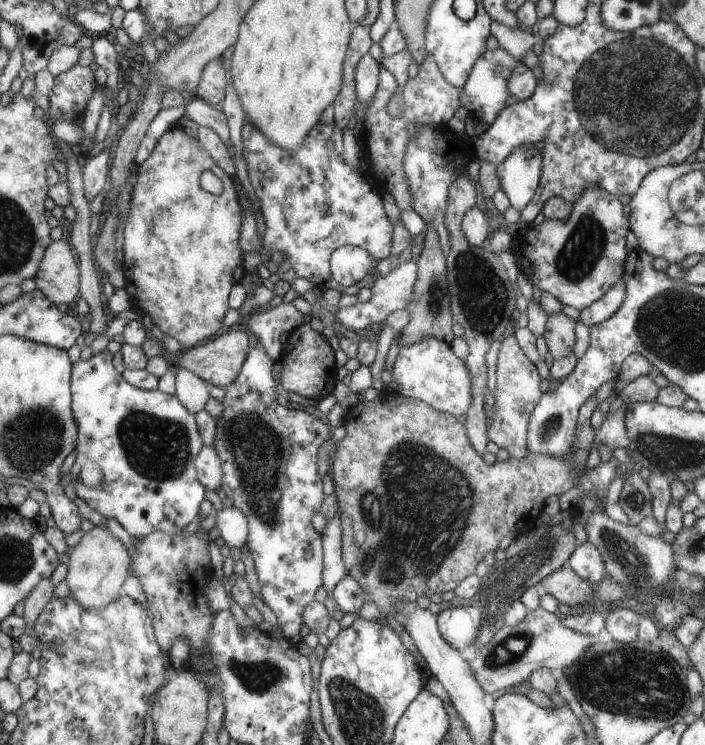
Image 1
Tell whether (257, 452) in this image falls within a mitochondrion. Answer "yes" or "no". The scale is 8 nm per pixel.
yes

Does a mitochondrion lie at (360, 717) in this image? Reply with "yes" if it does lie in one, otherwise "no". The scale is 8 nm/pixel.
yes

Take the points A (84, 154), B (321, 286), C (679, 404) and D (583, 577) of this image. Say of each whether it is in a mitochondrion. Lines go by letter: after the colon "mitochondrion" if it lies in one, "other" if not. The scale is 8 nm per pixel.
A: other
B: other
C: other
D: other

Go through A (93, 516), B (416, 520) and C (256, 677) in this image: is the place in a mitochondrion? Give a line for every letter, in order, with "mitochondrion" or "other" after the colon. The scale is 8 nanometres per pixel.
A: other
B: mitochondrion
C: mitochondrion

